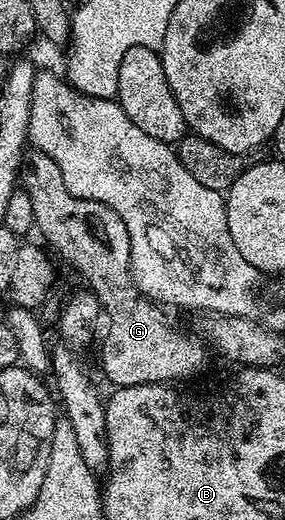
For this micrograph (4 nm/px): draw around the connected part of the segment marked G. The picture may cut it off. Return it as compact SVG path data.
M32 150L25 155L18 180L22 185L22 191L34 204L35 231L44 235L43 243L53 253L56 251L70 267L76 268L77 274L85 280L83 283L97 296L106 317L106 324L108 320L108 333L100 344L100 368L112 386L125 388L139 384L172 384L180 382L176 380L188 380L191 376L198 375L208 364L209 349L199 335L175 328L164 317L165 309L136 289L132 280L130 234L126 234L126 222L122 222L122 218L118 218L118 214L114 214L114 210L110 210L110 206L102 202L74 198L70 190L66 190L66 182L62 182L62 170L58 162L54 162L54 158L50 158L44 152Z

